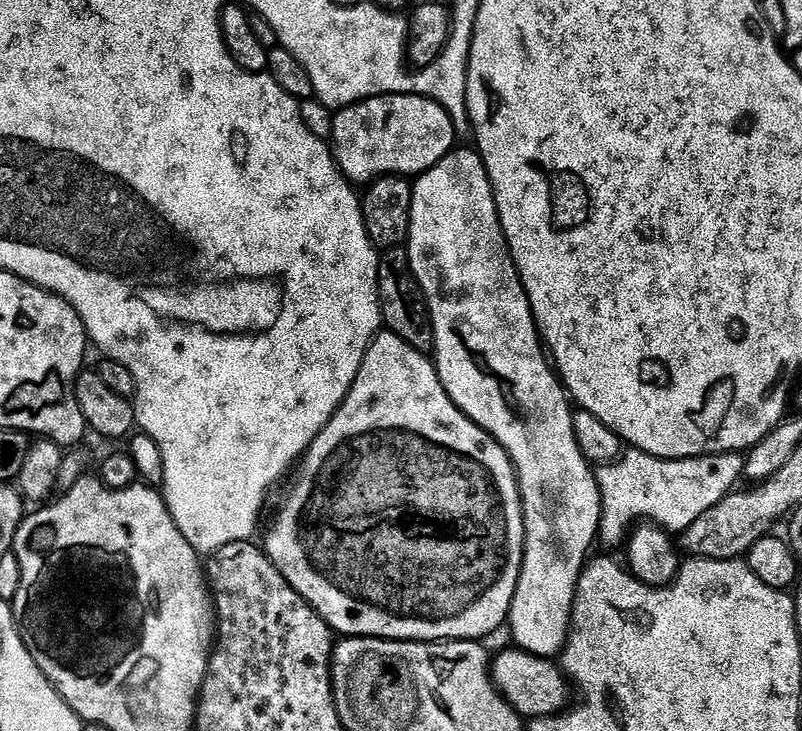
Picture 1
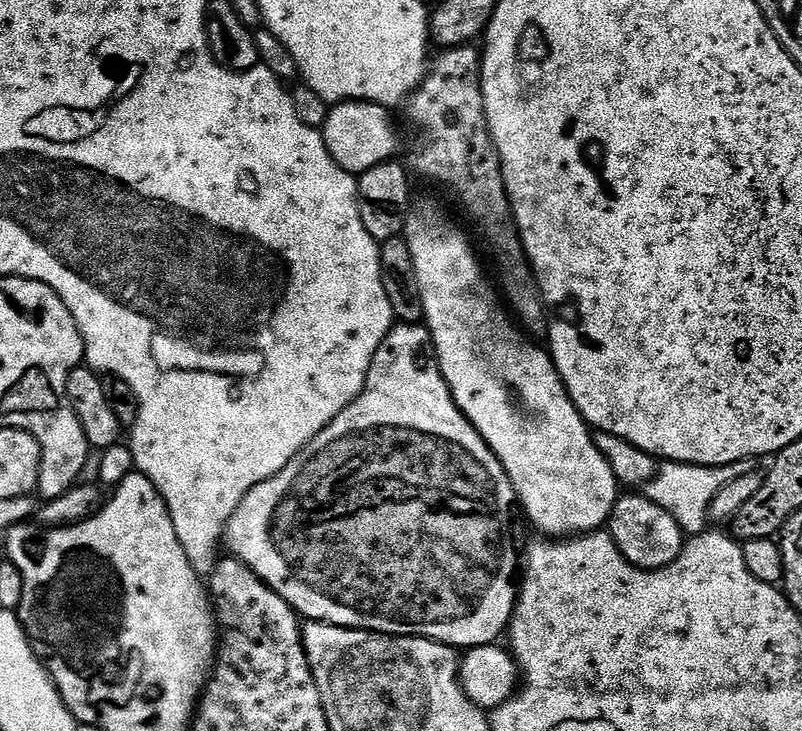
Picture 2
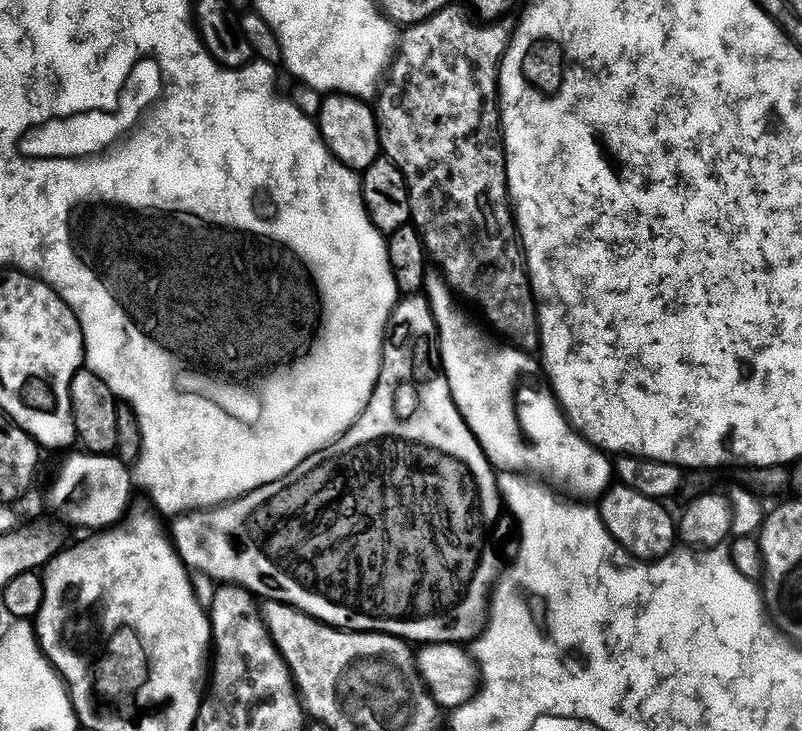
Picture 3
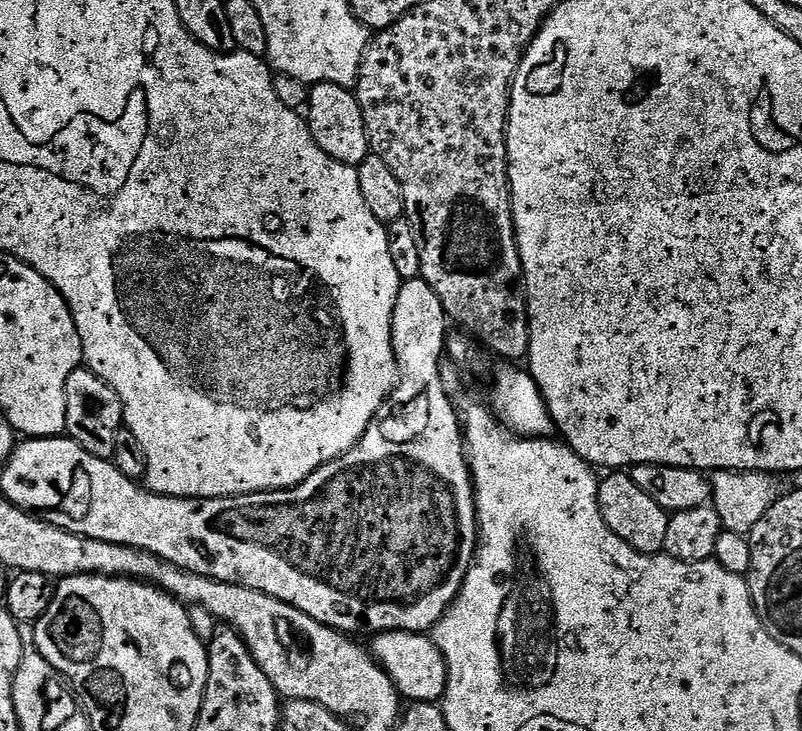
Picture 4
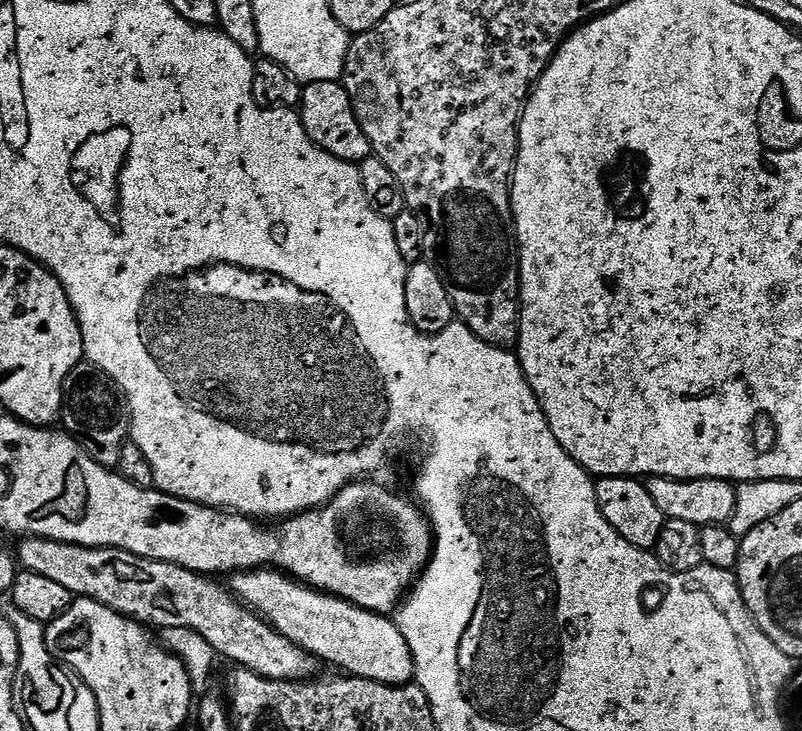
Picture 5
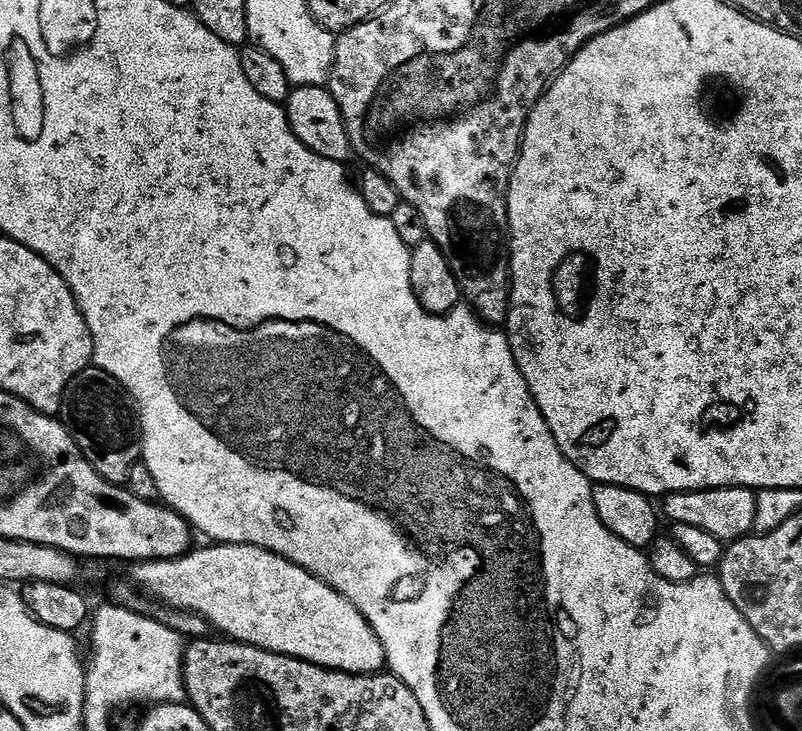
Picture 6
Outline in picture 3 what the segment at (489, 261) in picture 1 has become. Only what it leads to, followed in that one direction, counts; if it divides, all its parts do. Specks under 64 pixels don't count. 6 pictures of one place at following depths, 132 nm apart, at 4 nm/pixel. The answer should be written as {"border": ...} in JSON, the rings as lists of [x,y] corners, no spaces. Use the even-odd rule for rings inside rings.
{"border":[[[429,271],[424,277],[424,286],[440,341],[440,362],[452,397],[493,468],[504,474],[523,474],[533,481],[543,482],[561,497],[571,498],[576,502],[599,501],[613,483],[613,461],[569,424],[556,393],[545,377],[541,361],[535,355],[521,352],[515,346],[505,346],[499,339],[492,340],[493,333],[487,327],[479,328],[460,309],[461,301],[457,293],[452,291],[439,271]]]}

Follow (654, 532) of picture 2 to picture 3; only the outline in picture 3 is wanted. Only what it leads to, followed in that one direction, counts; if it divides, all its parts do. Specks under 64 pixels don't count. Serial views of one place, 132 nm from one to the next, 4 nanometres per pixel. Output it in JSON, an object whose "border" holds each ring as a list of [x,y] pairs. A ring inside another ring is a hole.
{"border":[[[612,486],[599,501],[598,511],[606,530],[628,551],[629,557],[640,562],[655,562],[669,556],[678,544],[677,521],[664,506],[646,494],[638,494],[638,490]]]}

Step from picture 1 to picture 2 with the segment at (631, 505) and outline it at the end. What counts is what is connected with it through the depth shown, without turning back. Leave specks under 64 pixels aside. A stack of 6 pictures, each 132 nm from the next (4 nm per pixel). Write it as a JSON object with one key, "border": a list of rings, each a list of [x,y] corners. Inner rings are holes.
{"border":[[[739,460],[733,464],[726,464],[722,468],[704,468],[701,464],[674,464],[664,462],[656,469],[656,477],[646,485],[646,495],[650,502],[662,506],[674,522],[686,534],[699,534],[709,527],[708,511],[710,502],[714,502],[714,494],[722,490],[734,478],[742,478],[754,470],[752,460]]]}

